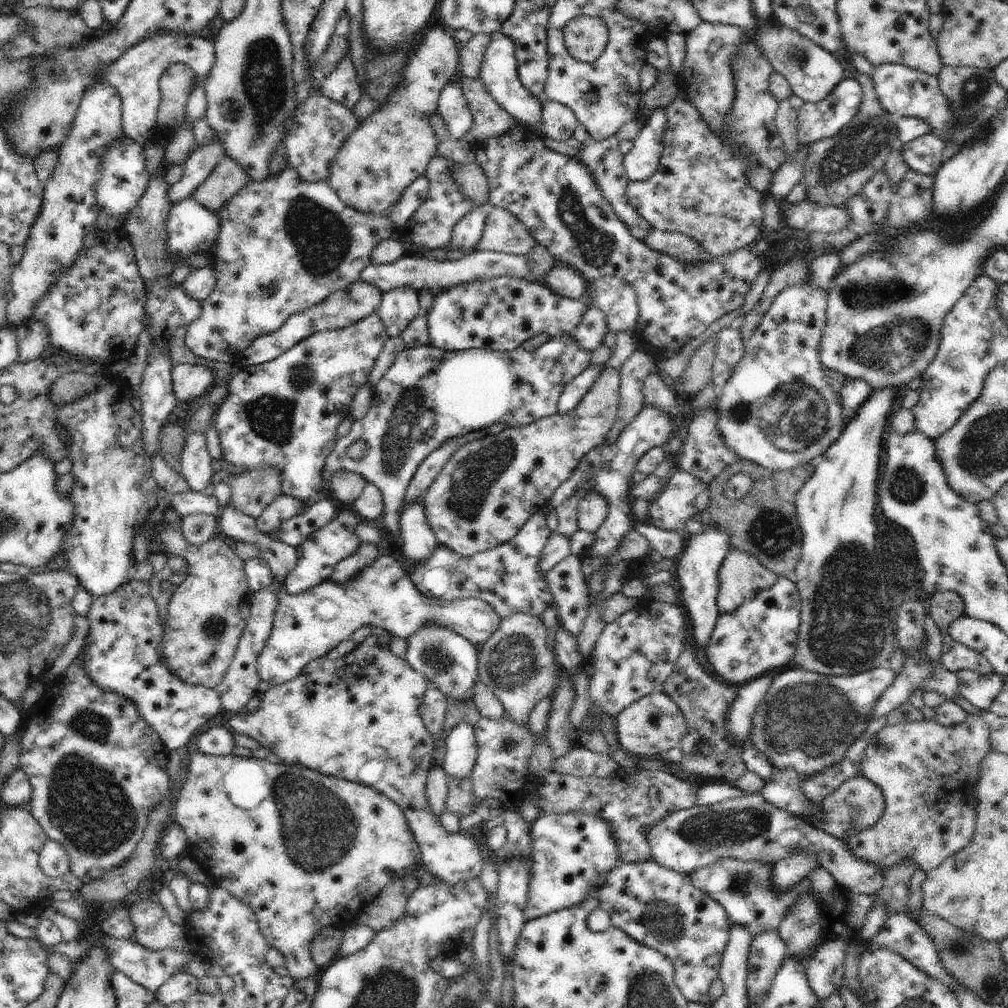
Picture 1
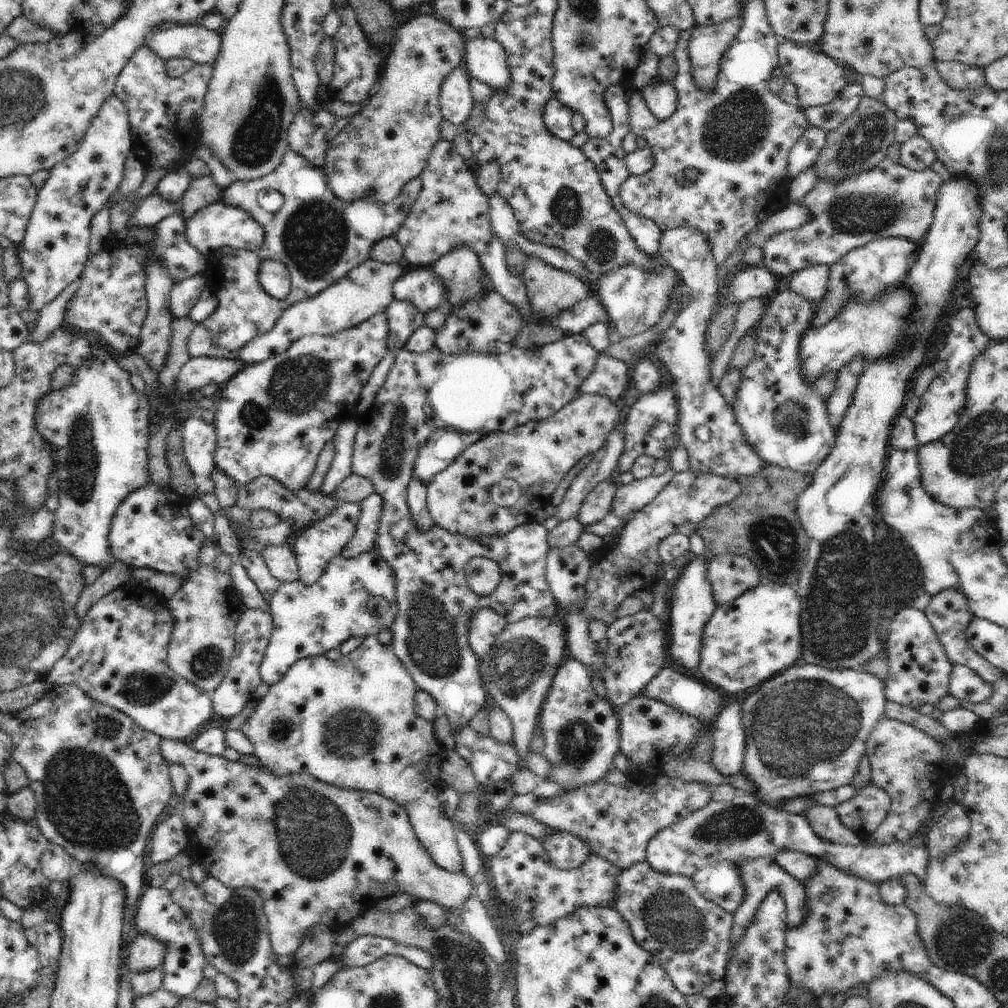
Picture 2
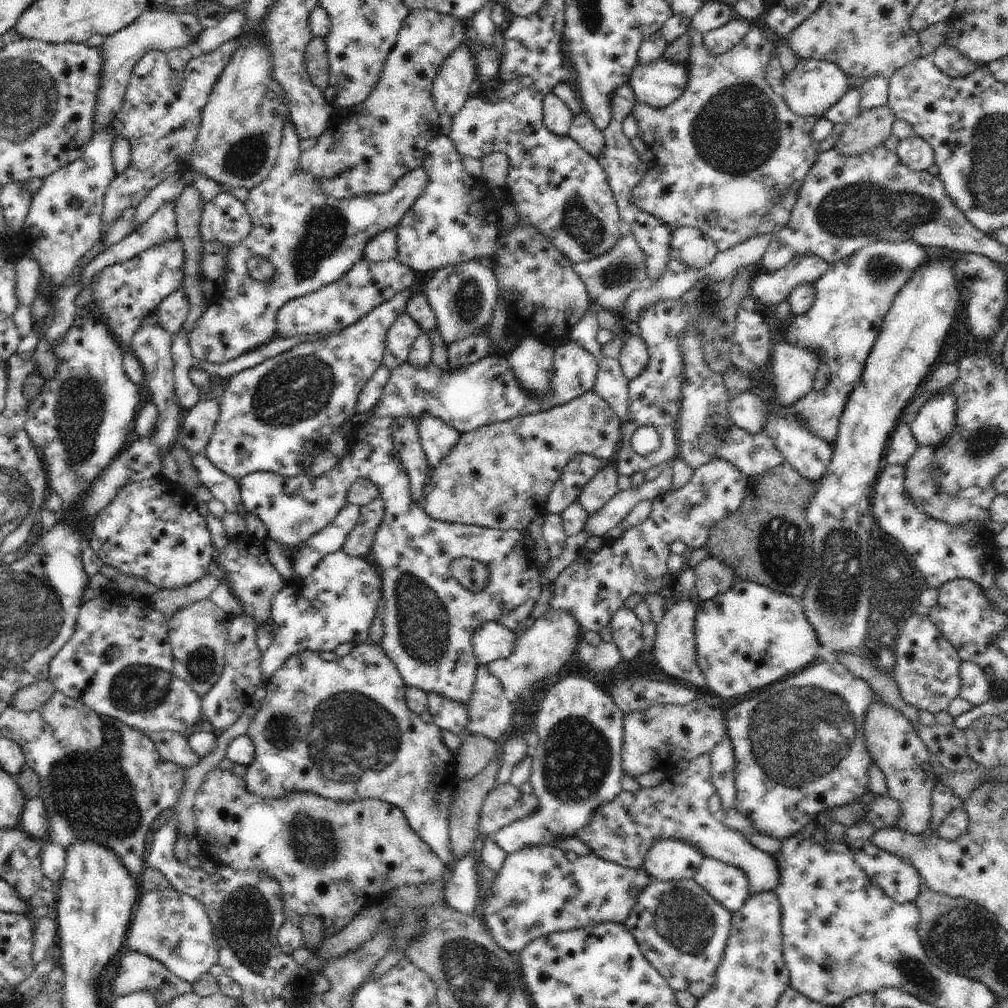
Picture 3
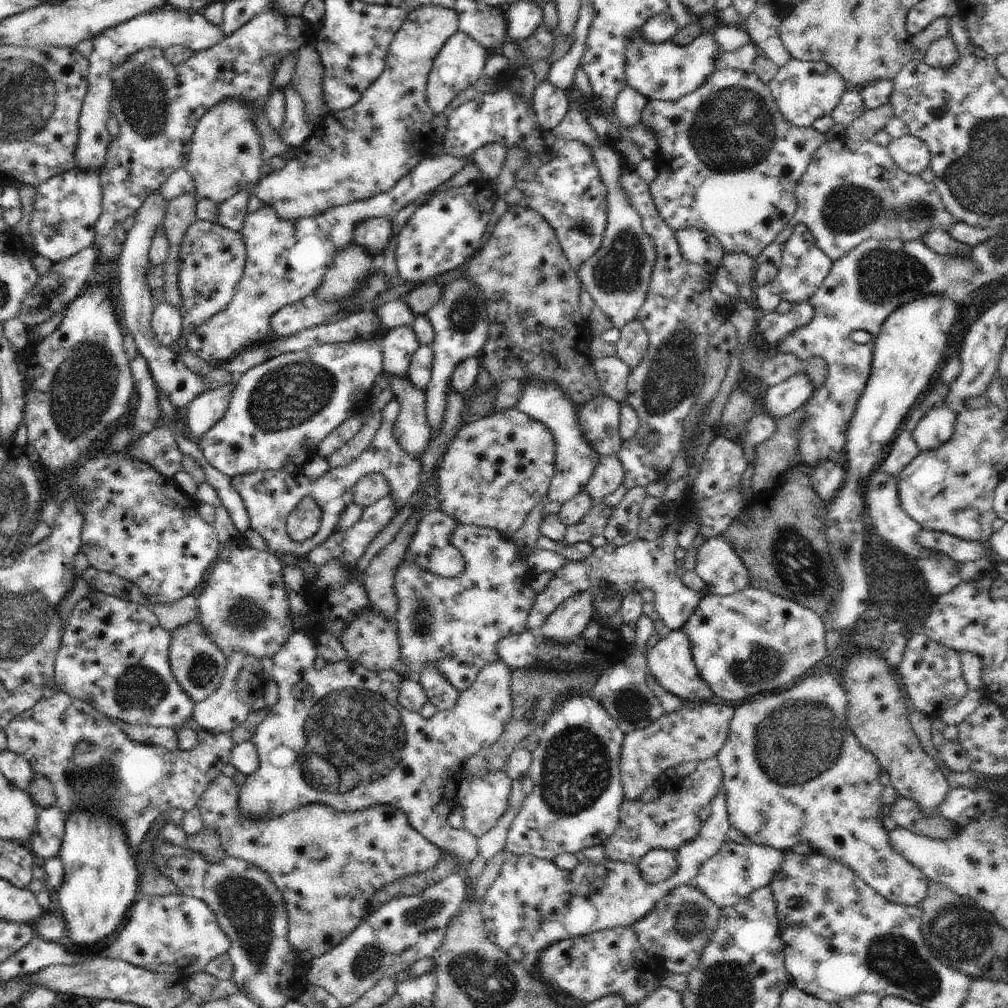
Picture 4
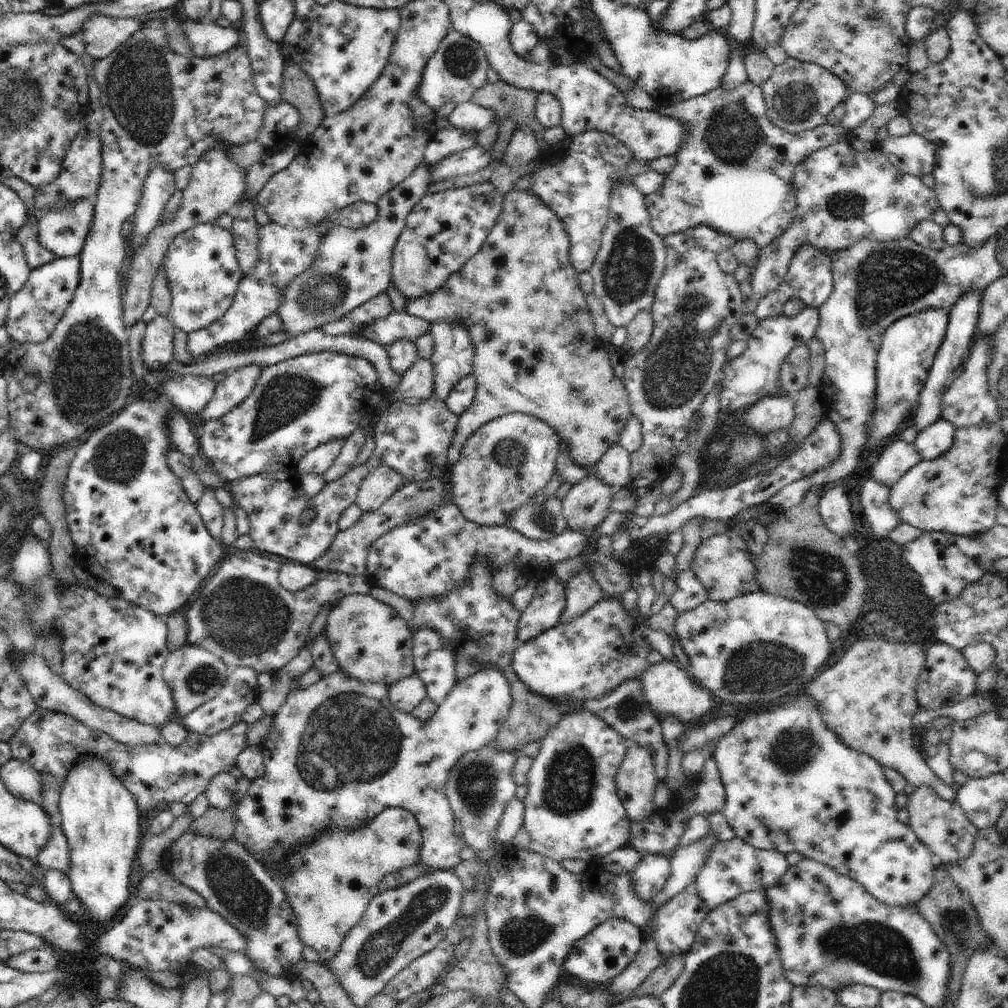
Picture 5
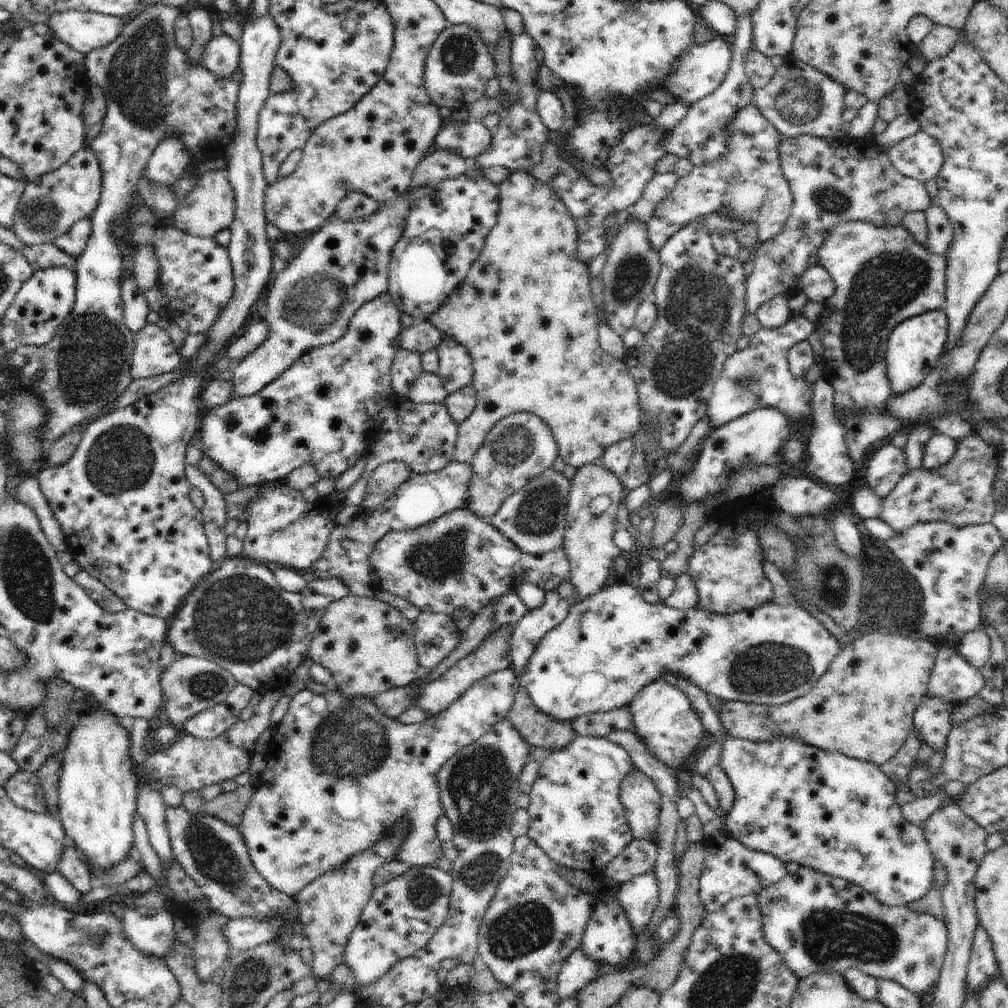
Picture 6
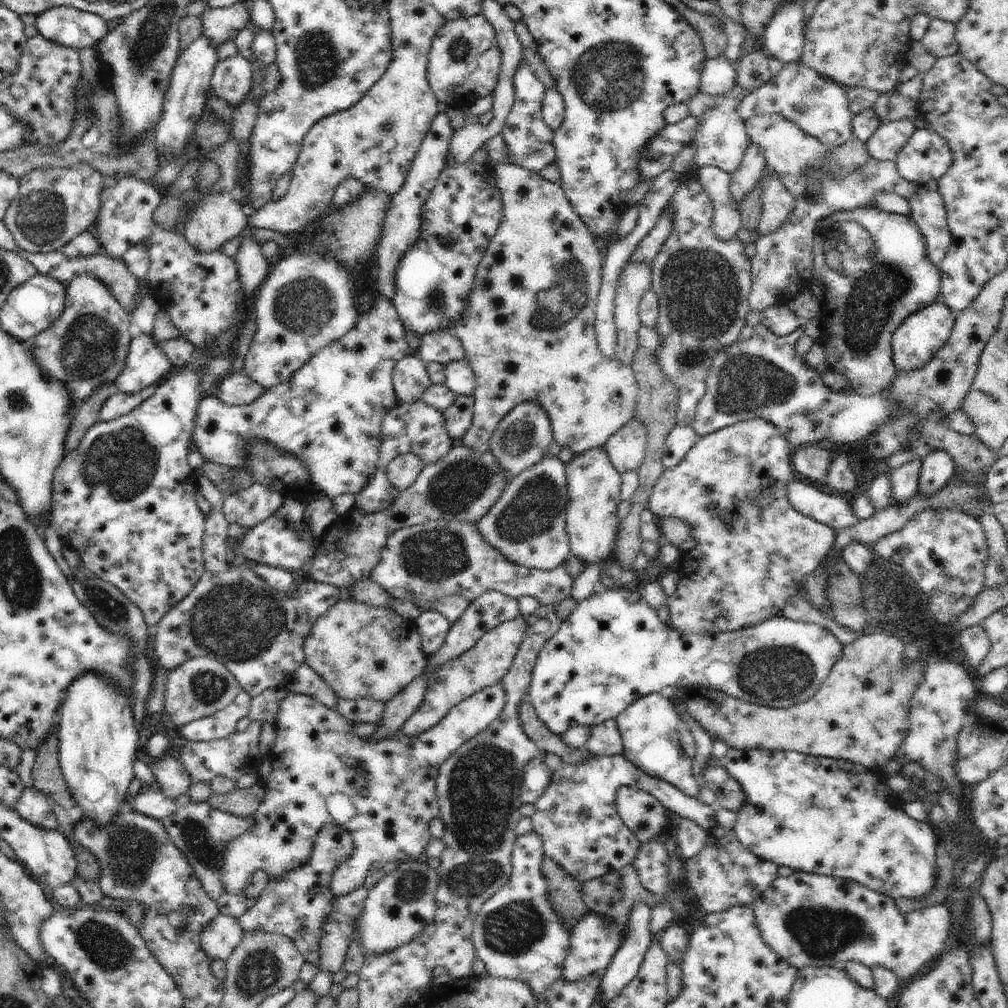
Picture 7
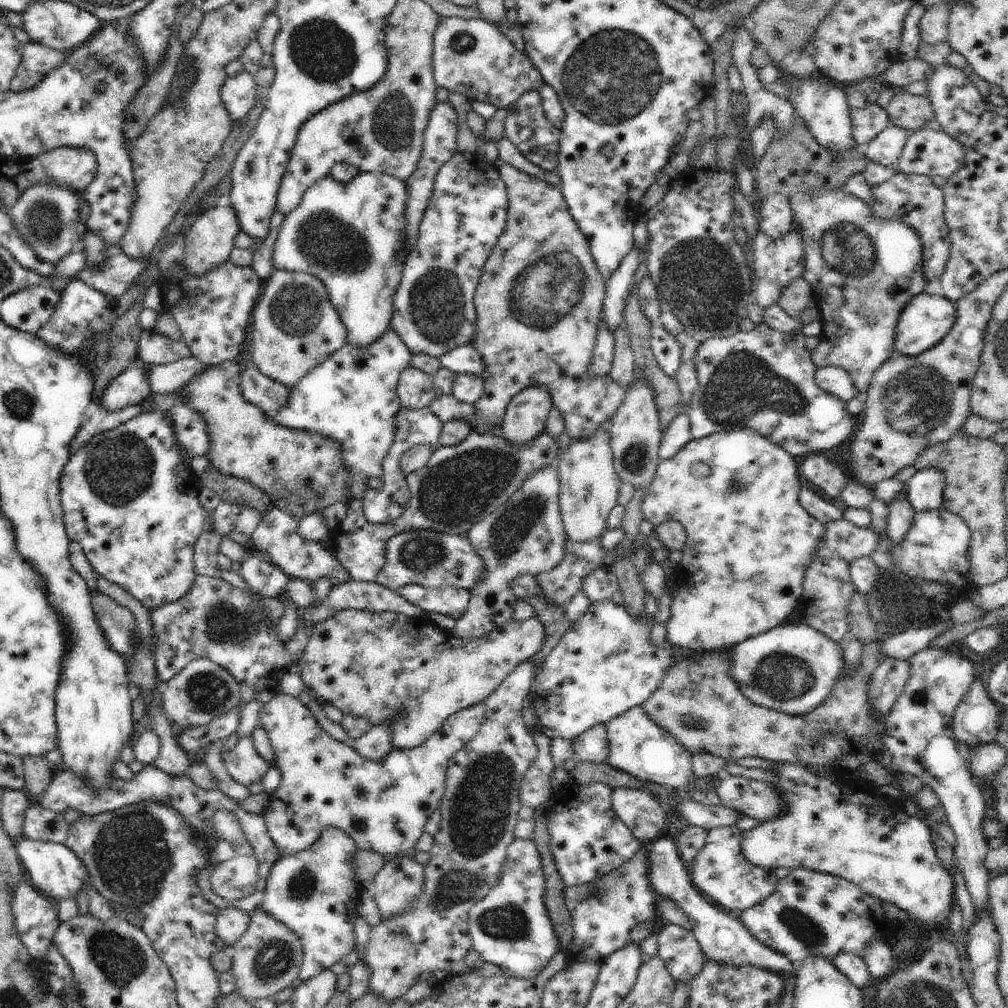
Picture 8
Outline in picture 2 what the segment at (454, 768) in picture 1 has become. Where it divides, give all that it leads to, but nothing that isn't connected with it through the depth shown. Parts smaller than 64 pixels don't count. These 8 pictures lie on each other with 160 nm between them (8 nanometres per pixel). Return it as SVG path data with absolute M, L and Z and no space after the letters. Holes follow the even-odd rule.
M582 334L567 335L564 336L562 340L558 340L558 342L540 346L534 348L533 350L523 350L522 348L516 348L516 346L514 346L510 351L498 355L481 354L478 352L458 355L443 354L436 346L430 348L428 352L422 353L411 352L403 349L396 355L396 360L390 370L390 373L388 374L386 382L382 384L380 391L376 394L376 400L372 402L372 406L368 408L368 412L366 412L362 418L359 418L358 431L356 432L354 438L353 464L351 466L351 473L368 478L374 486L375 493L380 494L380 497L383 500L384 508L379 521L379 528L375 542L377 554L380 554L380 556L384 558L384 562L392 568L394 578L396 578L396 606L398 606L398 616L396 616L396 620L394 620L394 624L392 624L391 630L393 638L390 646L394 650L394 654L400 658L400 662L404 664L404 668L408 670L408 674L414 678L416 686L418 686L420 690L424 690L425 692L428 692L428 694L432 694L432 698L434 698L438 704L440 713L447 716L450 723L450 730L454 736L456 736L456 734L460 734L460 732L462 732L462 730L470 724L470 720L472 720L472 718L474 718L474 716L479 713L483 707L485 707L485 703L489 698L485 690L484 681L482 680L479 672L480 660L478 659L478 656L476 656L474 650L470 647L467 640L468 624L470 624L472 616L474 616L478 610L482 610L482 608L490 608L491 610L498 612L500 616L504 616L507 623L519 622L524 618L531 617L550 618L550 620L554 620L559 618L559 605L556 602L556 598L552 595L552 592L550 592L547 582L546 564L548 553L550 552L547 542L549 531L542 524L538 524L536 521L528 522L518 526L509 534L504 534L504 536L480 536L478 538L468 538L468 536L462 536L462 534L450 534L450 532L446 532L446 530L436 525L432 526L432 528L425 533L420 533L419 530L416 530L416 522L414 522L414 520L412 520L412 516L410 516L406 498L410 480L413 478L415 462L418 458L418 454L420 454L420 448L426 445L426 442L428 442L428 438L430 438L430 434L432 434L432 432L436 432L436 430L440 430L442 428L446 428L446 430L452 429L454 431L464 432L466 434L472 434L474 432L481 434L484 430L486 430L486 432L494 432L494 430L498 430L498 432L507 432L517 428L518 426L526 424L526 422L549 418L550 416L556 414L556 412L559 412L564 406L566 406L566 404L568 404L568 402L575 400L576 394L578 394L578 390L580 390L580 386L582 386L582 384L584 384L584 380L592 374L592 370L594 370L598 356L600 356L600 352L590 346ZM476 557L485 557L493 562L496 562L501 571L501 580L498 587L491 594L488 594L488 596L478 597L478 594L476 594L476 592L472 592L472 590L468 587L468 582L466 582L466 572L464 572L464 568L466 568L466 564L468 564L472 558Z

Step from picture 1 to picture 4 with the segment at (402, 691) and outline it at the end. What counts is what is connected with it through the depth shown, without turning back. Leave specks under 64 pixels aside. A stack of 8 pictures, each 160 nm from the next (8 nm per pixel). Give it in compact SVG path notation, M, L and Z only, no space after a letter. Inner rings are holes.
M298 631L292 633L283 649L273 658L272 677L279 697L251 738L257 748L259 767L246 777L239 790L240 816L244 819L279 817L314 803L345 813L361 811L372 805L392 805L403 810L412 828L441 850L440 859L449 855L458 864L474 860L477 838L464 828L453 828L448 823L448 814L457 805L456 790L464 778L466 759L483 748L490 748L512 718L509 666L503 661L487 664L475 681L460 693L451 709L438 711L425 719L420 713L400 704L398 693L404 679L400 673L393 670L371 671L348 658L328 663L317 671L313 667L317 656L314 637Z

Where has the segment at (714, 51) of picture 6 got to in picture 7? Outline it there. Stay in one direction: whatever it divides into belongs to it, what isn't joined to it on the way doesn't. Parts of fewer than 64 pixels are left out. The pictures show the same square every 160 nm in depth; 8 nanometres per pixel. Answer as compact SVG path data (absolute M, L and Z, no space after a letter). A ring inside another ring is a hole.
M724 53L719 57L706 60L700 81L700 92L725 95L736 86L737 70L728 63Z

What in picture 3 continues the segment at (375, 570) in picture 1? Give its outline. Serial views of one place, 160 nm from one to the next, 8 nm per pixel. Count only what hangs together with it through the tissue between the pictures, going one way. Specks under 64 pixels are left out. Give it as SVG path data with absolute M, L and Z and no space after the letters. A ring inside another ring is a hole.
M342 549L325 556L314 567L314 570L303 579L298 576L290 581L285 581L284 588L272 599L271 622L275 632L272 643L263 652L261 667L263 670L262 682L268 682L271 676L286 662L292 653L300 654L303 650L311 650L317 653L334 650L338 644L353 642L355 645L368 641L371 622L379 612L380 600L382 600L381 576L370 564L370 558L351 557ZM485 622L472 639L473 651L480 665L508 658L515 651L517 633L510 632L497 622Z

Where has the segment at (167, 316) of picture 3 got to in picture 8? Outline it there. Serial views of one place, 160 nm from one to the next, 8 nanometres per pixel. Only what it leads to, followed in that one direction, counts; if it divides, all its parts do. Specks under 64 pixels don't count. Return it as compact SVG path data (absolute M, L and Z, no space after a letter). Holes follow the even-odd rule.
M134 359L122 374L110 381L100 397L100 406L111 413L129 406L144 404L151 395L145 366L142 360Z

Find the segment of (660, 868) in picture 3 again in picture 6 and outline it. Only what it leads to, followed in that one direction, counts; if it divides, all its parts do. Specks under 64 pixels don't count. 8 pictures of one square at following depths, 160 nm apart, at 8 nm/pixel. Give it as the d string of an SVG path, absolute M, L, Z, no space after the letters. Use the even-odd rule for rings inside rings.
M649 872L625 882L617 897L625 910L634 936L638 938L647 931L647 926L659 905L659 888L655 873Z

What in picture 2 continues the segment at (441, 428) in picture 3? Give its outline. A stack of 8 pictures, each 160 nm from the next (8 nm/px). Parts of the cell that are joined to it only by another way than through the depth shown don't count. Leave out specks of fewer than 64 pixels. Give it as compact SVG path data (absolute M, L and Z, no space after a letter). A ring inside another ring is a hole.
M442 428L432 432L426 445L420 448L420 454L418 454L413 469L413 477L418 478L422 484L430 483L436 474L439 474L442 470L448 468L452 462L455 462L456 458L466 448L480 441L483 436L488 436L488 434L498 434L498 430L494 430L494 432L484 430L481 434L476 432L466 434Z

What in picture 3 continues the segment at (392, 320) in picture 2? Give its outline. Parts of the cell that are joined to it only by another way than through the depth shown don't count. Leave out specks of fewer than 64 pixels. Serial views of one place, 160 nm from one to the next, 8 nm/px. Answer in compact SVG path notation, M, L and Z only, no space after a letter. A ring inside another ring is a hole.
M408 313L400 315L387 332L382 364L394 370L408 361L411 346L422 333L418 323Z

